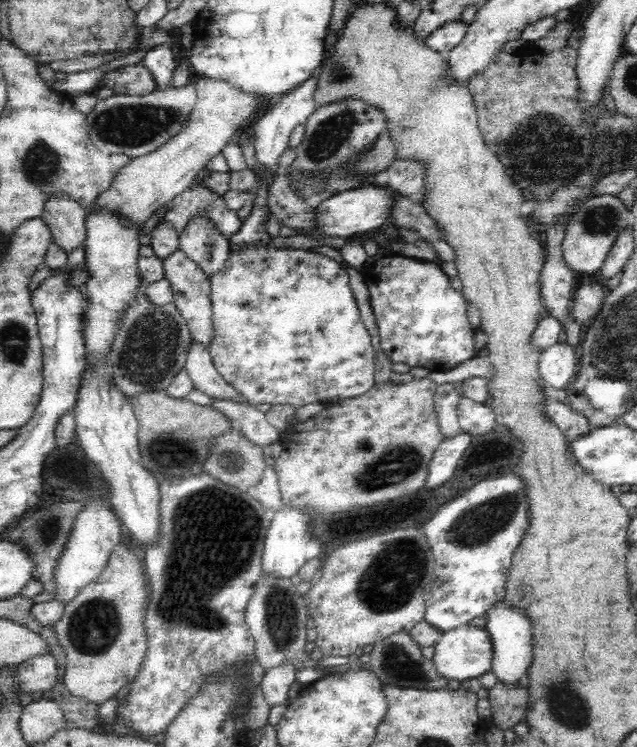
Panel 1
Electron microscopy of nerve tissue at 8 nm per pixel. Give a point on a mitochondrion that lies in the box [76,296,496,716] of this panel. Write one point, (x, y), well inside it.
(220, 530)

